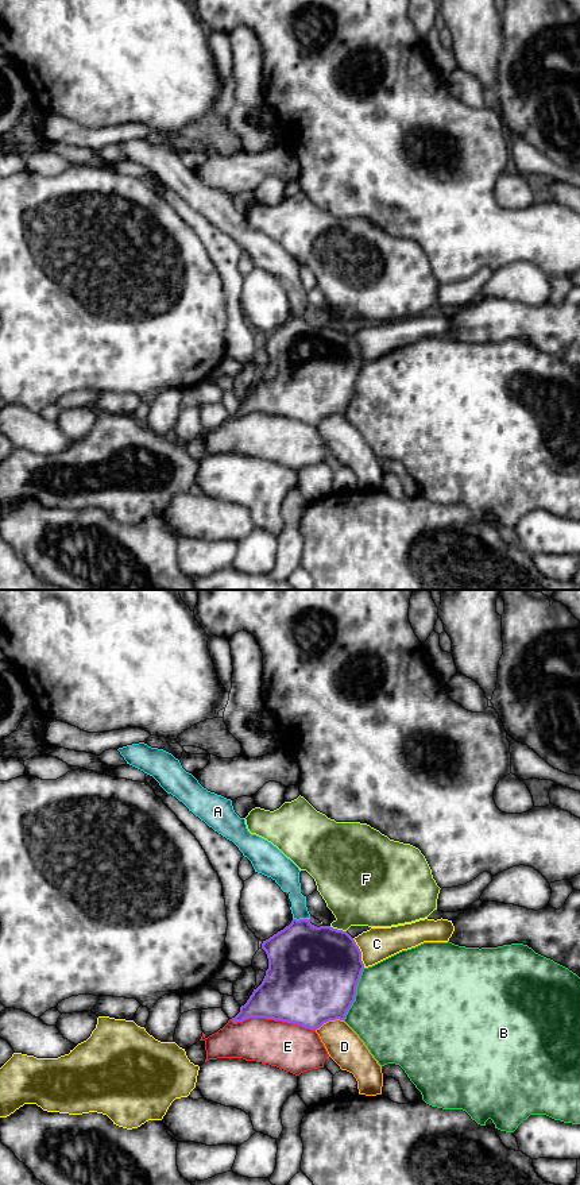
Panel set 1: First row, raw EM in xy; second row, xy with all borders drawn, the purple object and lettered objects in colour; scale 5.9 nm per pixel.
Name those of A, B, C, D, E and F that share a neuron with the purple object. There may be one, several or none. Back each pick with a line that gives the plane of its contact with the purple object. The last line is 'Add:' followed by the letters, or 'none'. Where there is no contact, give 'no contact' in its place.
A: xy
Add: A

